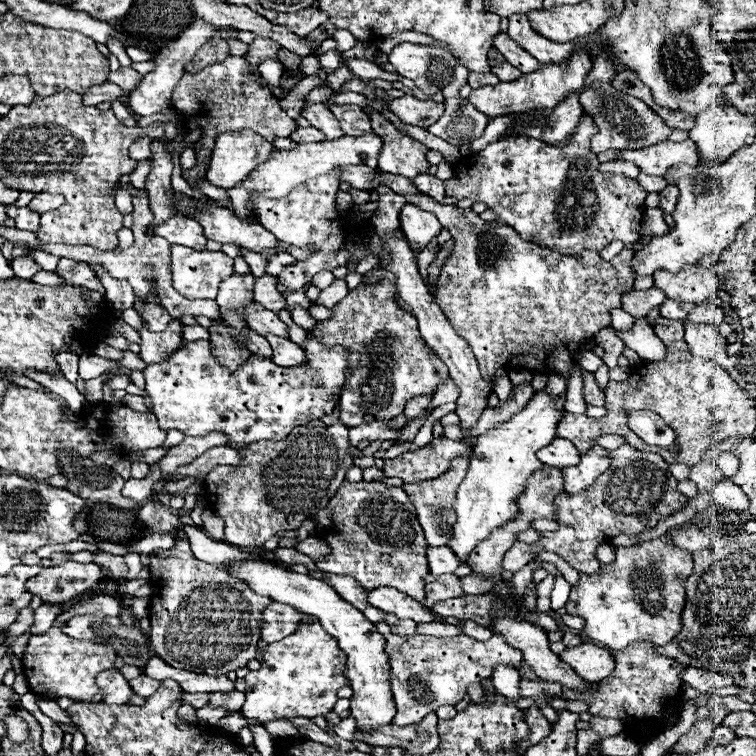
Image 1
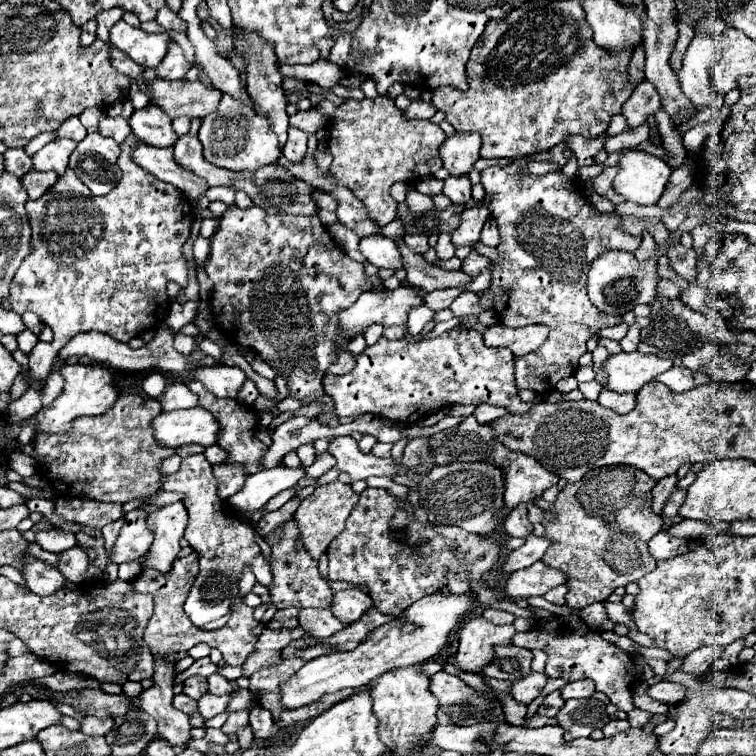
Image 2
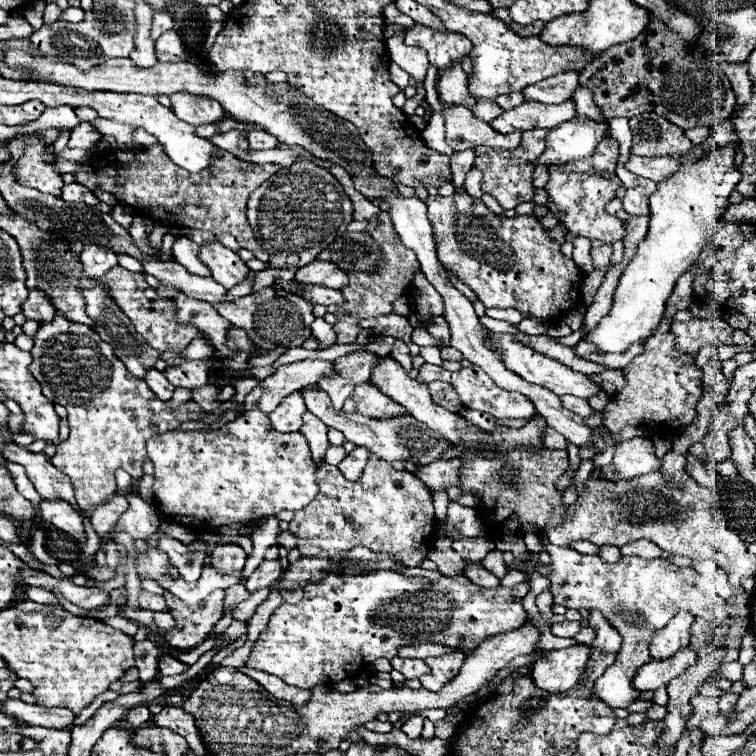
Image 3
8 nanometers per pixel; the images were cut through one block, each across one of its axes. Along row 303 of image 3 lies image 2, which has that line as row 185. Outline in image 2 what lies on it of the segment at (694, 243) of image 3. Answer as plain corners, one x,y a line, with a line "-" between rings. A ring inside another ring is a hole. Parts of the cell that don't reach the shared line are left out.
626,150
620,158
620,170
614,178
614,190
628,202
652,206
660,200
672,168
646,152

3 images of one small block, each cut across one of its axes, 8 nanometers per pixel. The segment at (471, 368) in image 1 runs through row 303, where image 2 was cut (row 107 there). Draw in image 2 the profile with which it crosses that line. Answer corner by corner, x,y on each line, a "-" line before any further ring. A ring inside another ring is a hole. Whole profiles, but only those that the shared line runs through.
422,98
410,100
408,108
404,110
404,116
408,116
408,120
414,120
414,118
432,118
434,114
436,114
436,108
430,102
424,102

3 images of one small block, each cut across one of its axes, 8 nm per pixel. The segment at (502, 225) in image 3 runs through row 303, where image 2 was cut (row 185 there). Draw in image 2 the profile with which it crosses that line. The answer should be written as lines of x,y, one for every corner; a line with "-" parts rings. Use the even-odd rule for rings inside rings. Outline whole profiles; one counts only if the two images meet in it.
512,158
508,166
490,166
482,170
482,186
484,186
484,202
490,210
490,216
496,220
500,230
498,244
499,260
492,269
490,290
496,294
494,310
500,316
500,322
508,328
522,328
528,324
544,324
550,328
546,342
532,352
532,356
514,358
514,374
516,386
536,390
538,394
548,394
554,390
554,384
562,378
568,378
578,368
578,358
586,352
586,342
598,330
606,326
620,324
620,316
608,316
600,312
586,296
586,276
594,258
608,250
628,250
634,252
642,238
624,234
616,228
616,214
602,214
594,210
586,198
578,192
576,180
566,176
564,172
548,172
548,174
522,174
522,168
530,164
530,158

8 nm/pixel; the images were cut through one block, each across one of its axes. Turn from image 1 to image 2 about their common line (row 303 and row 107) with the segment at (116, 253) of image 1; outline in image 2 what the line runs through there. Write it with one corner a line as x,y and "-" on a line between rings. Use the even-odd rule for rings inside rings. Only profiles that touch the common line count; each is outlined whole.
154,78
146,82
150,92
150,104
160,106
170,118
192,116
204,118
212,114
222,98
222,92
204,86
202,82
170,82

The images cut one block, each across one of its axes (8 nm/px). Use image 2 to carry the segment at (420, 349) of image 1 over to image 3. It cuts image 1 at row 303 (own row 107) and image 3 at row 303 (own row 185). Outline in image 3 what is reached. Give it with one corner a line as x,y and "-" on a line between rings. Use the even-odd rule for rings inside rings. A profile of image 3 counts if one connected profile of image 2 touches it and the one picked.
380,212
376,216
372,216
368,222
372,222
368,226
368,234
378,242
378,248
382,254
380,262
382,266
378,266
374,272
354,272
350,270
348,272
348,278
350,278
350,284
344,286
342,294
344,294
344,304
340,304
340,312
336,312
336,318
338,322
334,324
334,330
336,330
336,344
352,344
356,342
358,334
362,332
360,328
360,320
364,318
374,318
374,316
386,316
386,314
392,314
394,312
394,306
392,302
400,296
410,296
412,294
412,280
414,280
414,274
420,270
420,264
416,260
416,254
412,250
406,250
404,244
400,242
400,238
396,236
394,232
394,226
390,222
390,216
386,212

